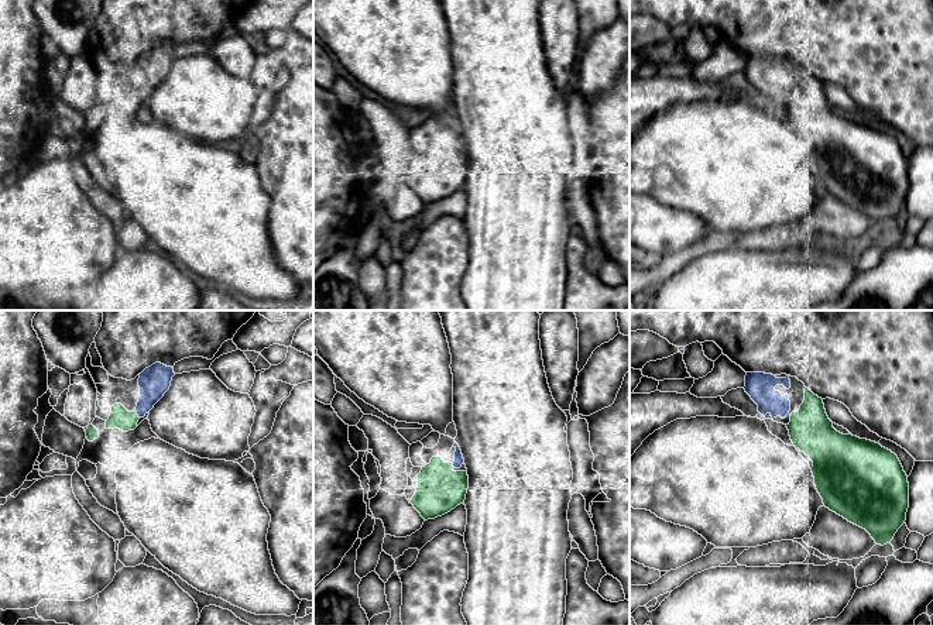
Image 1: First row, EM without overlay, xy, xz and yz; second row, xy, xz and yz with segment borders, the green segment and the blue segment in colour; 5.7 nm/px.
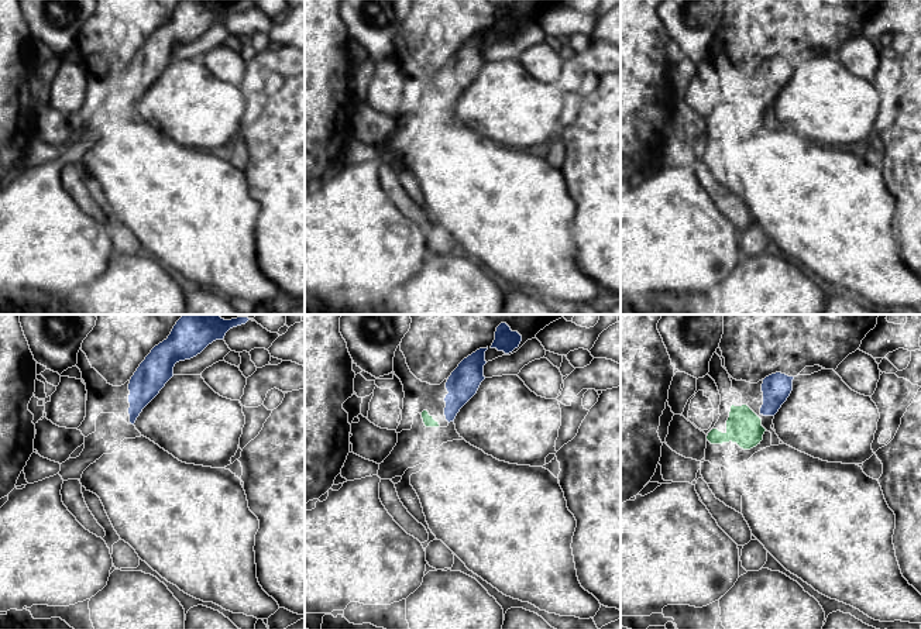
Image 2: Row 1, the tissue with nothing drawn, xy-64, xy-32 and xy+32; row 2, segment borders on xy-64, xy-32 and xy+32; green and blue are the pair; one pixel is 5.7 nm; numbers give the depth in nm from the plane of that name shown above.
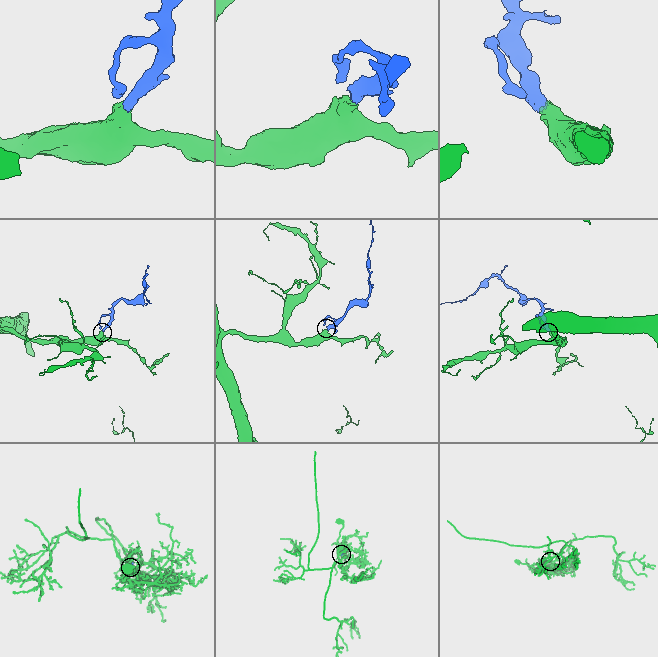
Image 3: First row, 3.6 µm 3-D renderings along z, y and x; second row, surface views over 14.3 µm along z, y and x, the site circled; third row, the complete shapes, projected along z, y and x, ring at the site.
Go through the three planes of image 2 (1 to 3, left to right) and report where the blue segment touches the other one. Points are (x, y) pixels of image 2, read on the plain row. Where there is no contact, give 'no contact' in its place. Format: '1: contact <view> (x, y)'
1: no contact
2: no contact
3: no contact

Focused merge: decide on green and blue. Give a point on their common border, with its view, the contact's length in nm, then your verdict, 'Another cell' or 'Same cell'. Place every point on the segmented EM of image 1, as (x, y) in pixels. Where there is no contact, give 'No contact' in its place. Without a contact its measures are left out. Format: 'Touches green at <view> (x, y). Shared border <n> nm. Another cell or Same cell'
Touches green at xy (137, 415). Shared border 50 nm. Same cell

